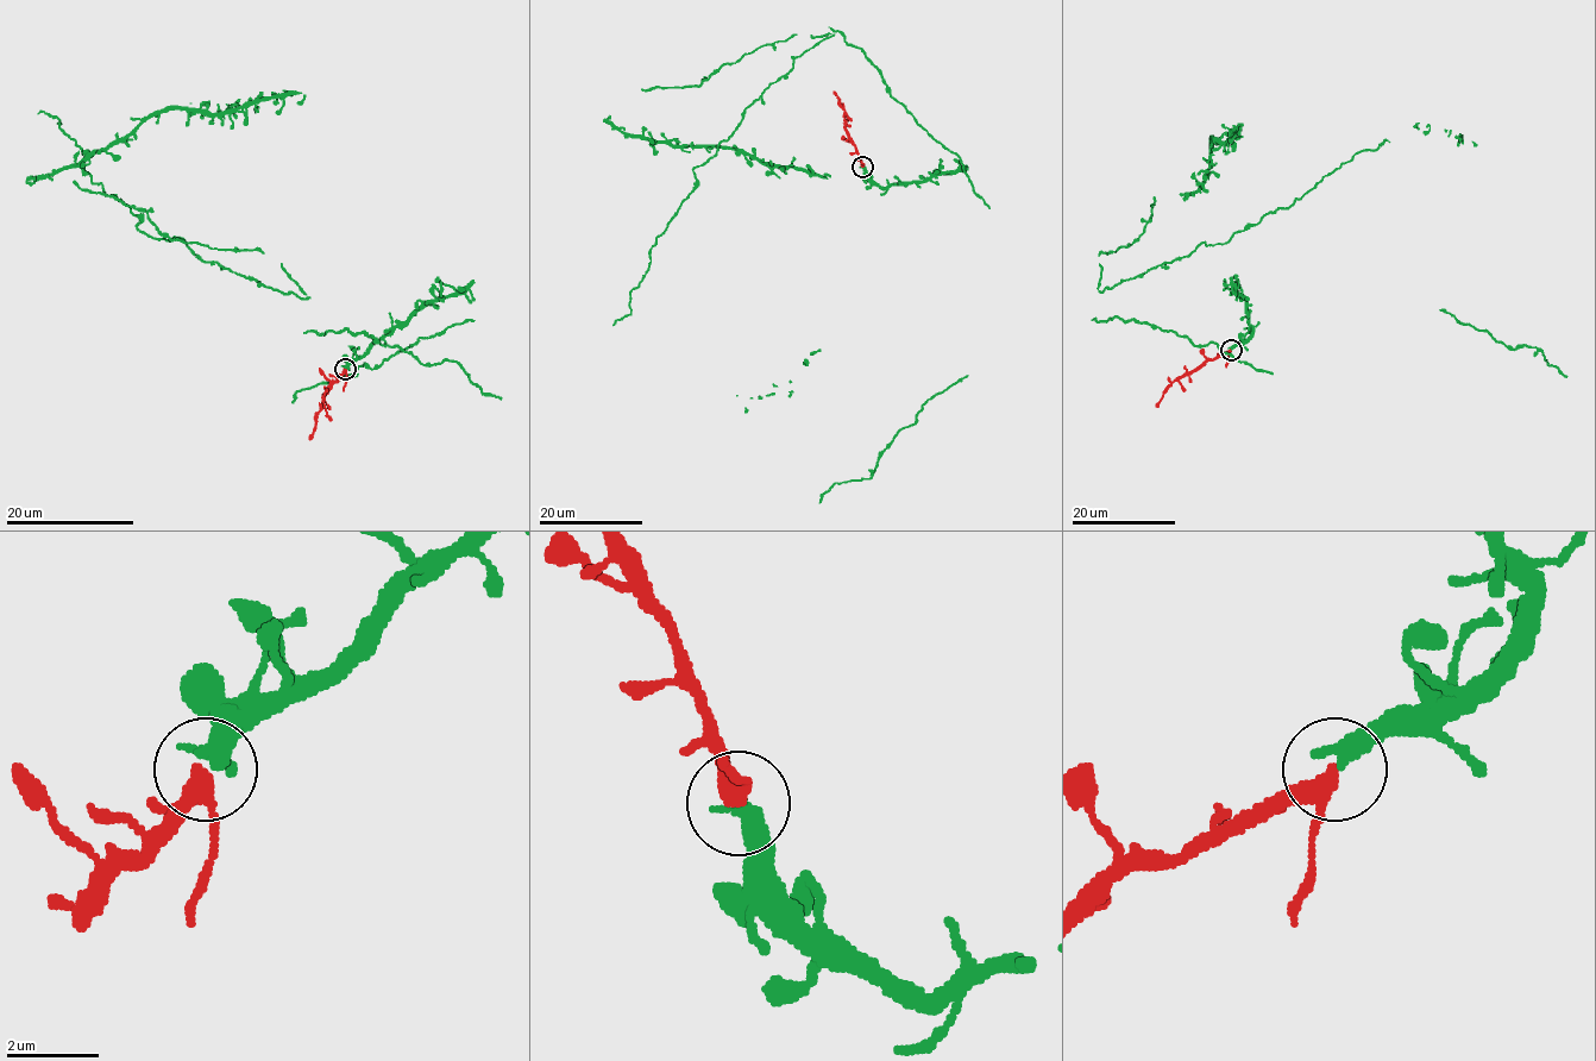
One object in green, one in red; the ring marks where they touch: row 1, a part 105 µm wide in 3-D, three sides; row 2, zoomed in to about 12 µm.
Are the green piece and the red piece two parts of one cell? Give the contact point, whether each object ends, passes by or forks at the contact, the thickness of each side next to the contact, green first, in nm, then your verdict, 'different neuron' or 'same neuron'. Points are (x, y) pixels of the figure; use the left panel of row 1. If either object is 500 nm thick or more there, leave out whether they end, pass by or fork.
(345, 369) | green ends | red passes by | 440/320 nm | same neuron

